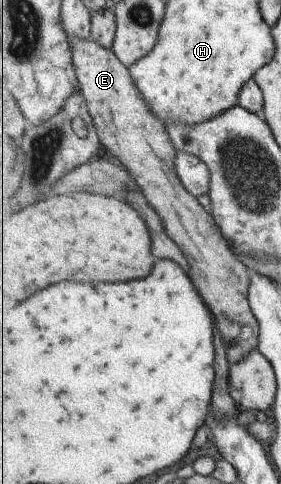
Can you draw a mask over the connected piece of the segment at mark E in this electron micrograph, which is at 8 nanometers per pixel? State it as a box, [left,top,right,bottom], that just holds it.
[70,39,259,363]

